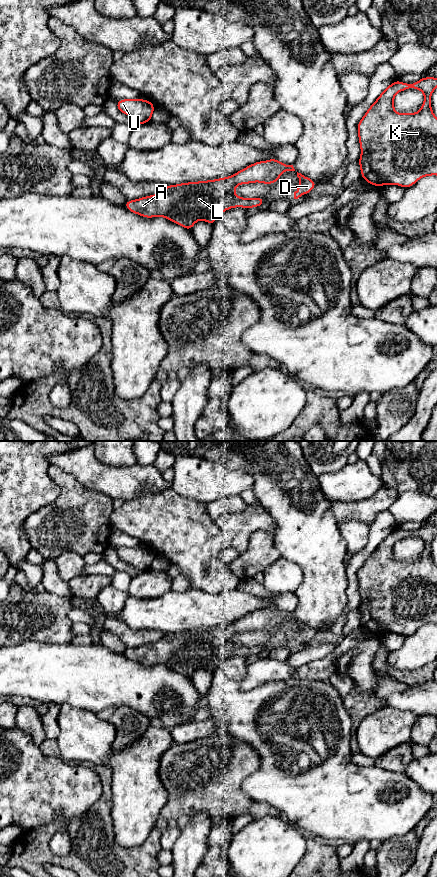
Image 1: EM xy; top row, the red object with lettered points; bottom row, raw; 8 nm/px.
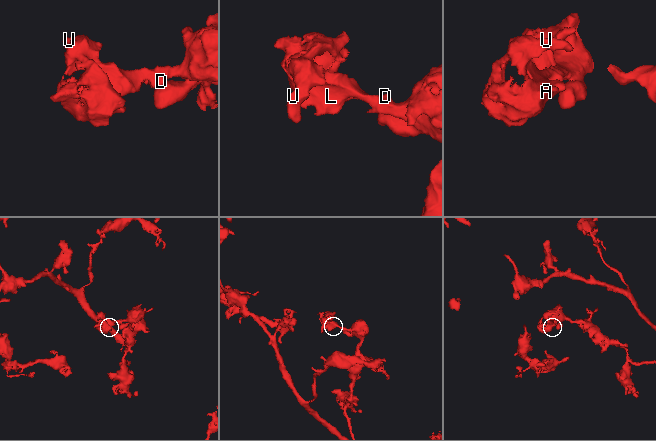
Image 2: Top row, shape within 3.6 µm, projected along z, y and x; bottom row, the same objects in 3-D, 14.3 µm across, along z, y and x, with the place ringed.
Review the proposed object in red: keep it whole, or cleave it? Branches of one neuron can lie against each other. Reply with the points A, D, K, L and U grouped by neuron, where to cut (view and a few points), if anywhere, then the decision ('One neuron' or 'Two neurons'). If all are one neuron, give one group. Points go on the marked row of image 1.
Groups: A D K L U. No split. One neuron

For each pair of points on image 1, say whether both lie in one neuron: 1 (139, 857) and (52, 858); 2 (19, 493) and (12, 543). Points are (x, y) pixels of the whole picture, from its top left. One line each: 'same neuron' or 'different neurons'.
1: same neuron
2: same neuron

